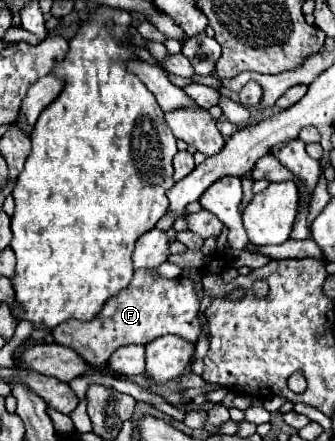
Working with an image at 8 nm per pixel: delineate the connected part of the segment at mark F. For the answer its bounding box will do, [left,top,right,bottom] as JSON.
[53,270,201,366]

